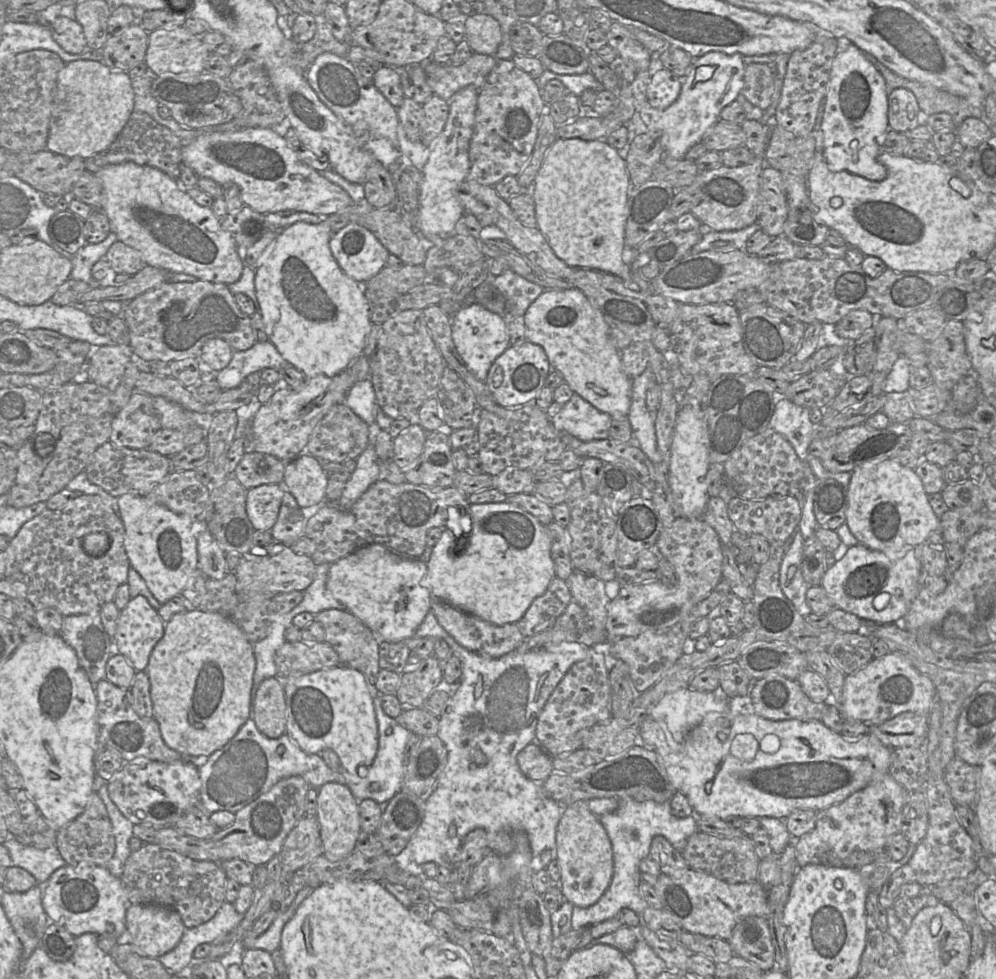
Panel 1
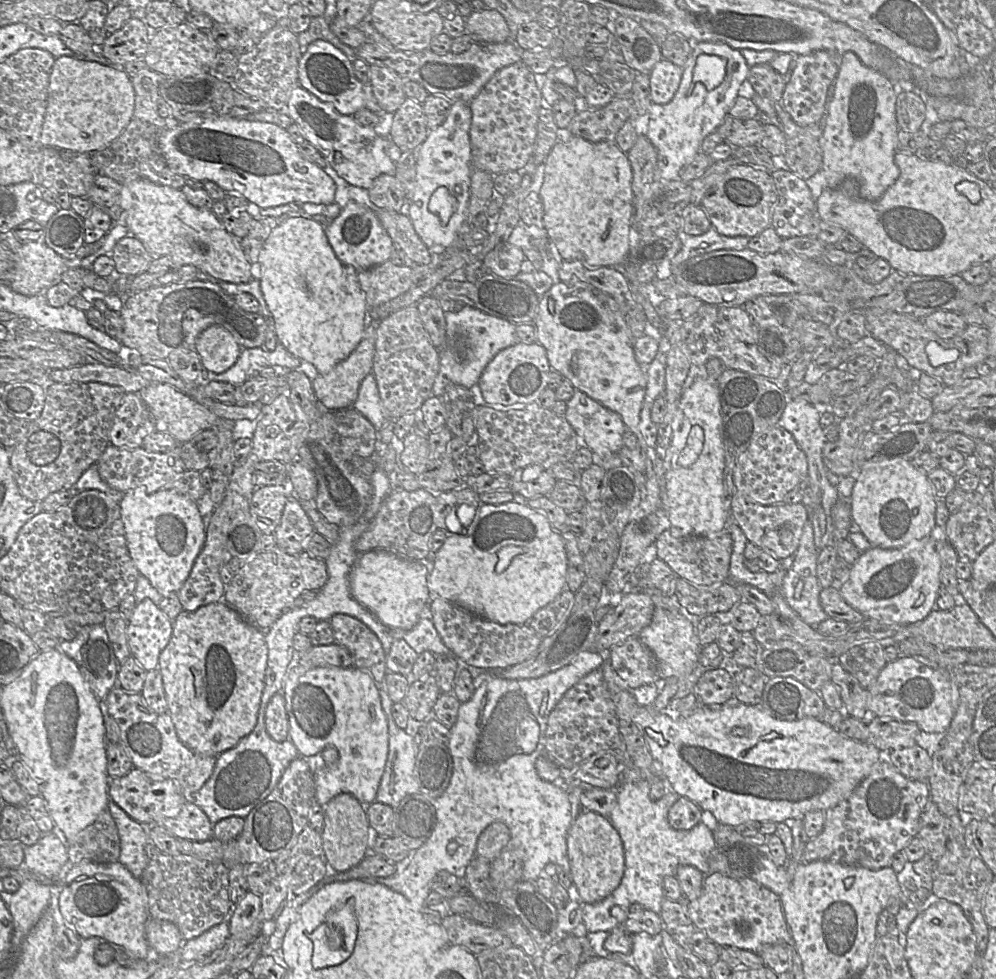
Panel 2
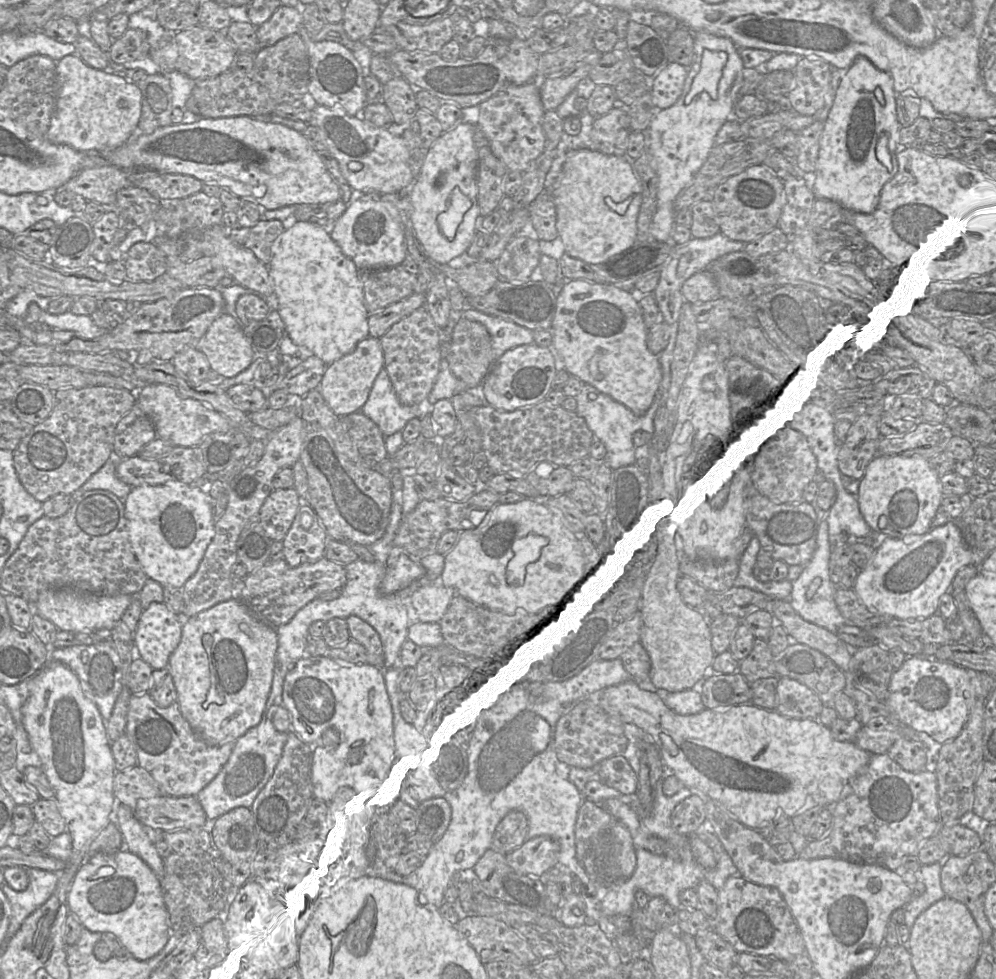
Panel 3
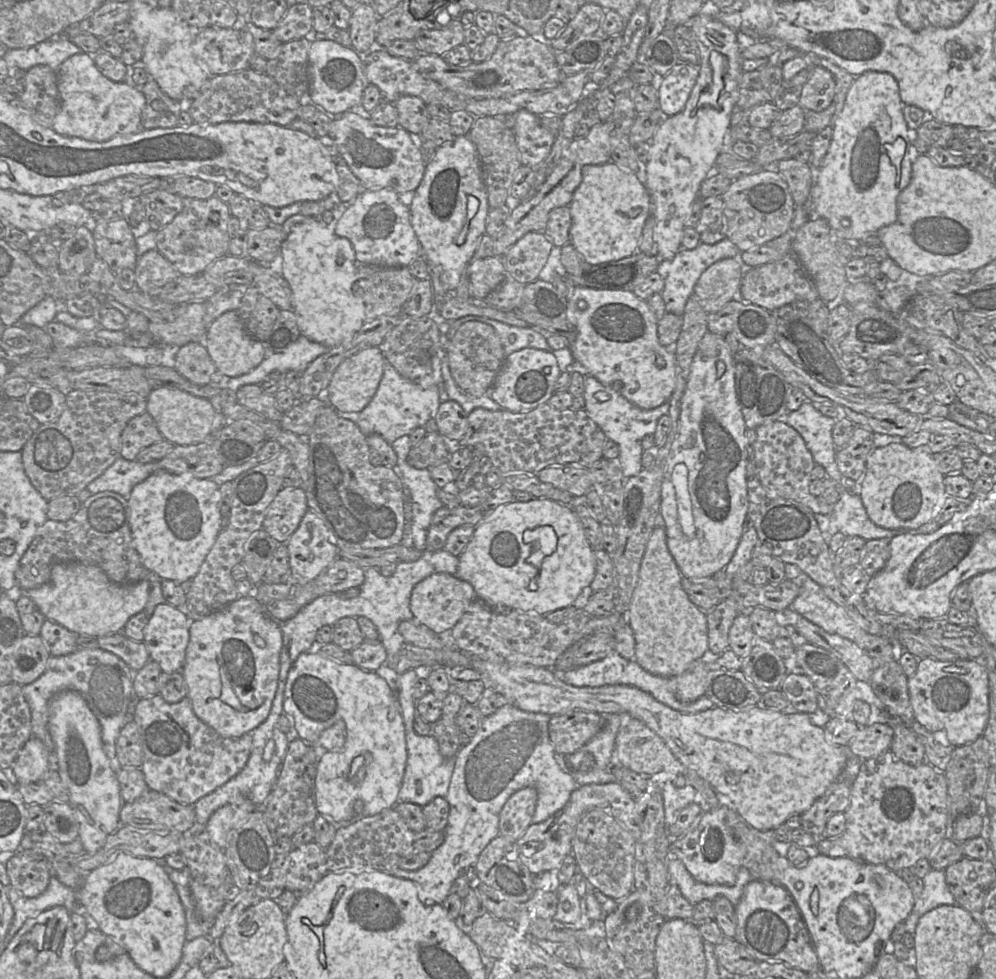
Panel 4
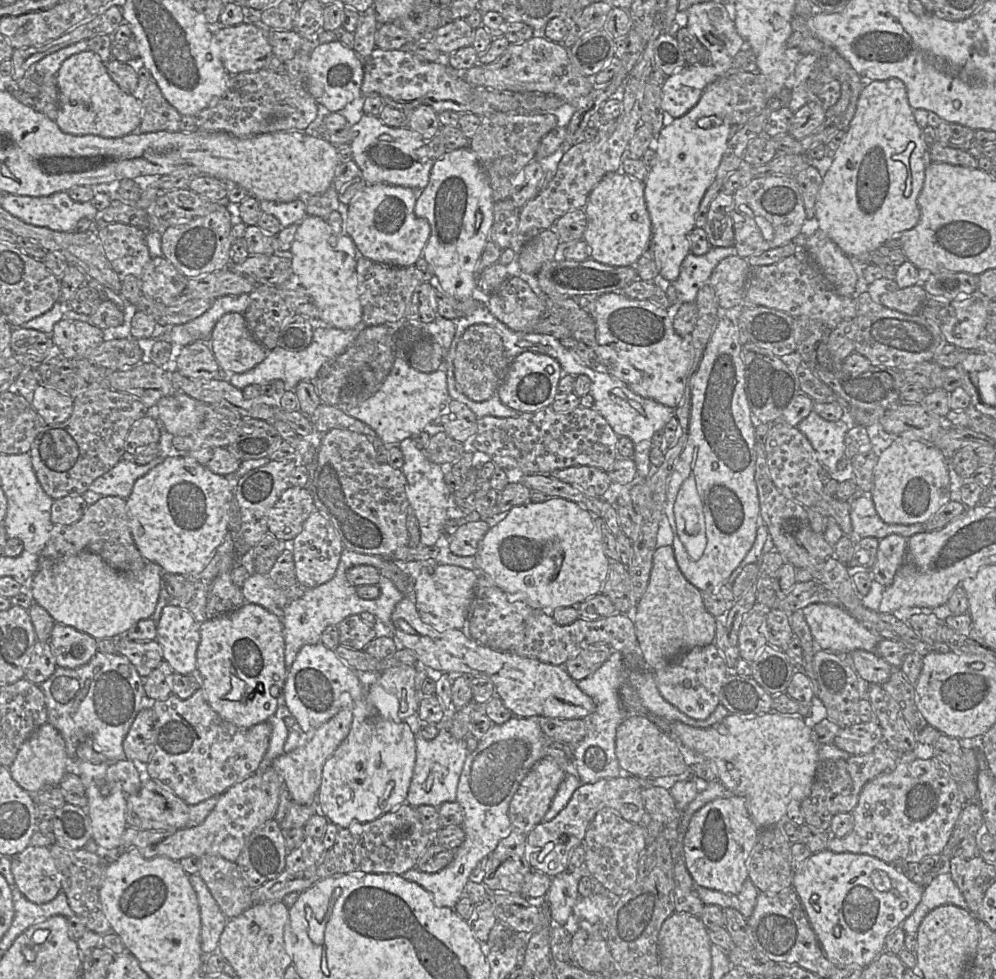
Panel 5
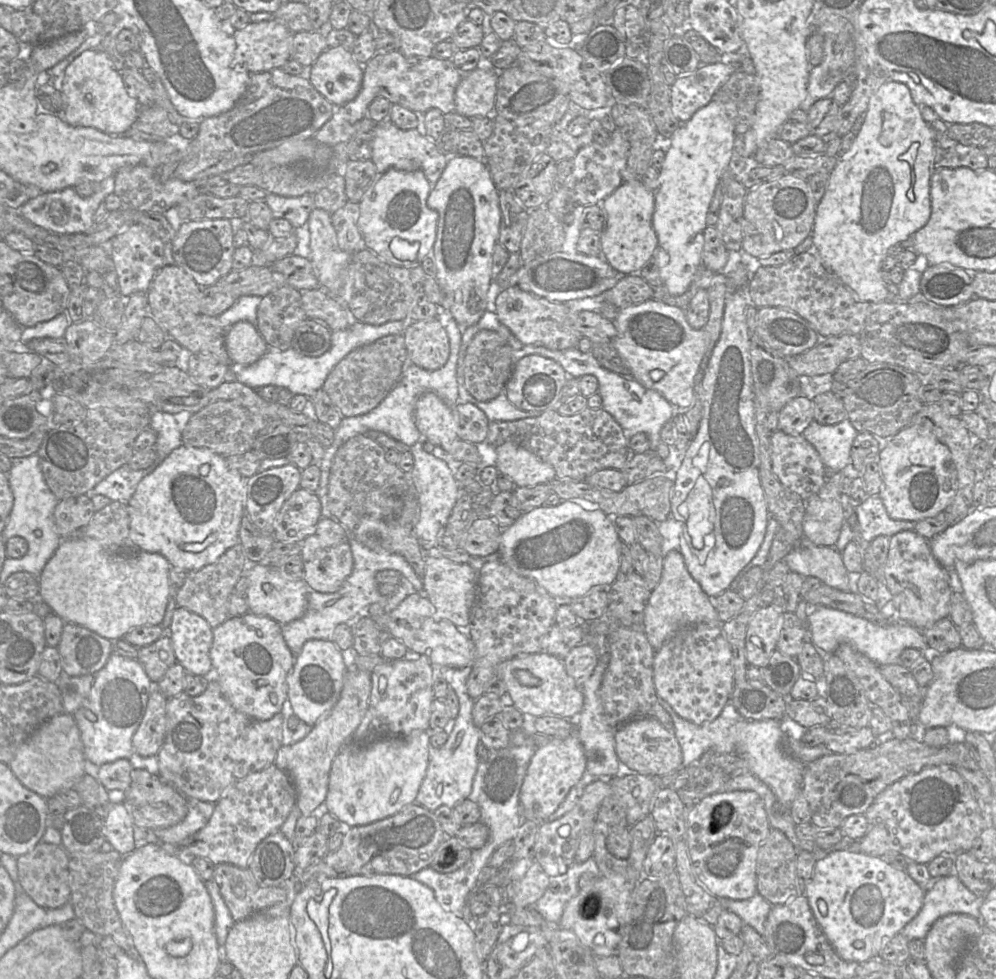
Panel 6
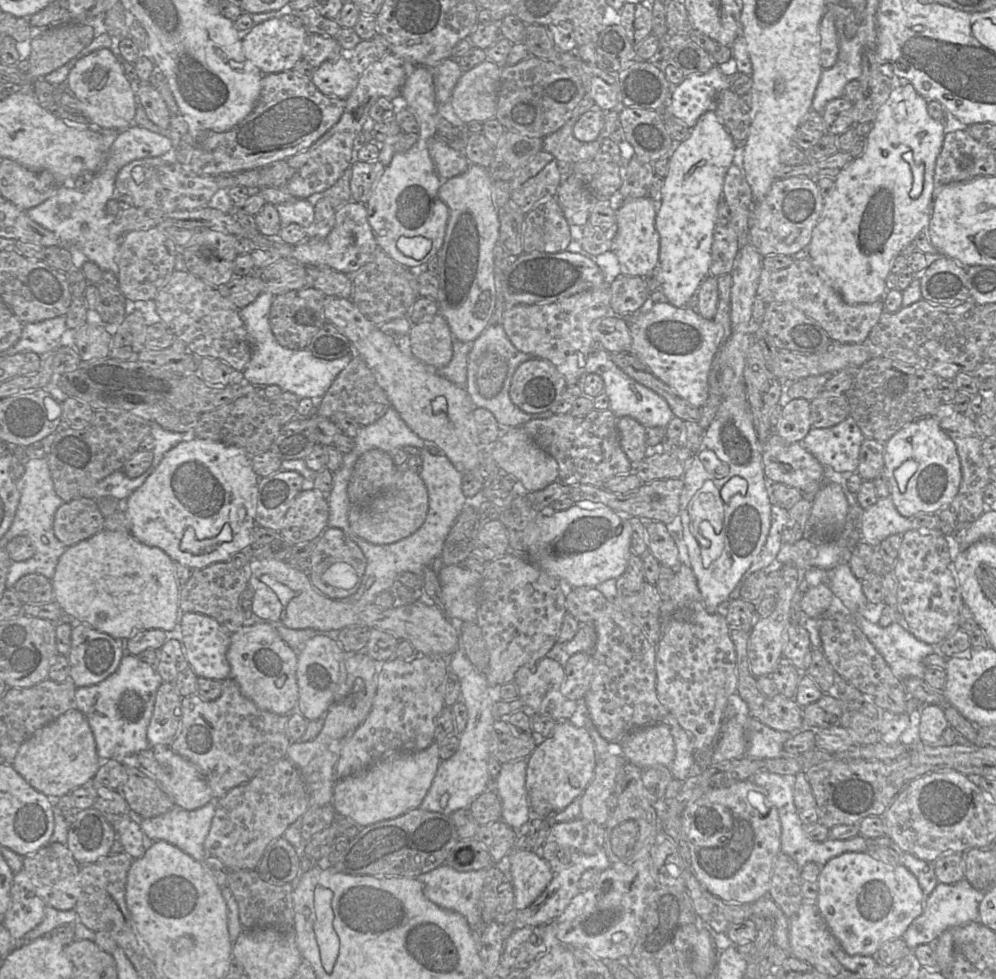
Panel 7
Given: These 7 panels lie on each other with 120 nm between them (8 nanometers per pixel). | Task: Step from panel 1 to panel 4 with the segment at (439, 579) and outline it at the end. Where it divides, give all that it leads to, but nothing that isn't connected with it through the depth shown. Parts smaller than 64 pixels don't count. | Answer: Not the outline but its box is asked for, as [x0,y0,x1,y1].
[454,498,596,615]

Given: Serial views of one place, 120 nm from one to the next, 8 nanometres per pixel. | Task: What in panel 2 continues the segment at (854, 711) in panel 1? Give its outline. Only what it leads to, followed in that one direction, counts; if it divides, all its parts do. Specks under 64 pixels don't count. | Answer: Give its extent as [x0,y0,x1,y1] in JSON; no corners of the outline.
[868,657,958,734]

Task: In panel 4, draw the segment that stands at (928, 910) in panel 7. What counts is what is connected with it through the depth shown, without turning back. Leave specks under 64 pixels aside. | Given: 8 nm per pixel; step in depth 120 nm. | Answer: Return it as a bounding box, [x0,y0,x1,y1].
[904,869,955,933]

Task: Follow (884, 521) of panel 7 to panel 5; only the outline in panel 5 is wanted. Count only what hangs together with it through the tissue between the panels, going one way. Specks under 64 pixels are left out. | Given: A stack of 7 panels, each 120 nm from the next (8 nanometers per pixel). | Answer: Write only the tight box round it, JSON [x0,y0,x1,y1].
[850,493,926,540]

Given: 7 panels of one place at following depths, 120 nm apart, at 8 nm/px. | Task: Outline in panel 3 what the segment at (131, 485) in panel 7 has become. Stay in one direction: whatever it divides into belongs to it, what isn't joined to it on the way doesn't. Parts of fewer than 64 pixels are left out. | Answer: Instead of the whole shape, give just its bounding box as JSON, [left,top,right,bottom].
[78,453,132,500]

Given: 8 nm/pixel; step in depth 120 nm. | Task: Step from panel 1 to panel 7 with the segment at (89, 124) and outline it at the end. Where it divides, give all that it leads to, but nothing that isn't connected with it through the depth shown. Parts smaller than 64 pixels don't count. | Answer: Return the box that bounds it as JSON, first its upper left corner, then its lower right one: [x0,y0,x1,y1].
[65,48,134,130]

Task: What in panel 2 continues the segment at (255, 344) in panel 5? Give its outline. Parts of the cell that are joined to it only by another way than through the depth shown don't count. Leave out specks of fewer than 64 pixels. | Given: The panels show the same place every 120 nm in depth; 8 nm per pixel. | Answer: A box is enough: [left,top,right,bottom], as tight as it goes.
[195,324,242,374]

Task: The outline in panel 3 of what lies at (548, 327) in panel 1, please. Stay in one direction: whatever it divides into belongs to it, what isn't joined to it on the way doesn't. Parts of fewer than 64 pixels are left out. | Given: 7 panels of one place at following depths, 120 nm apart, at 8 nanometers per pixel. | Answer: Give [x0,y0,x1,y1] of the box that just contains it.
[549,280,662,416]

